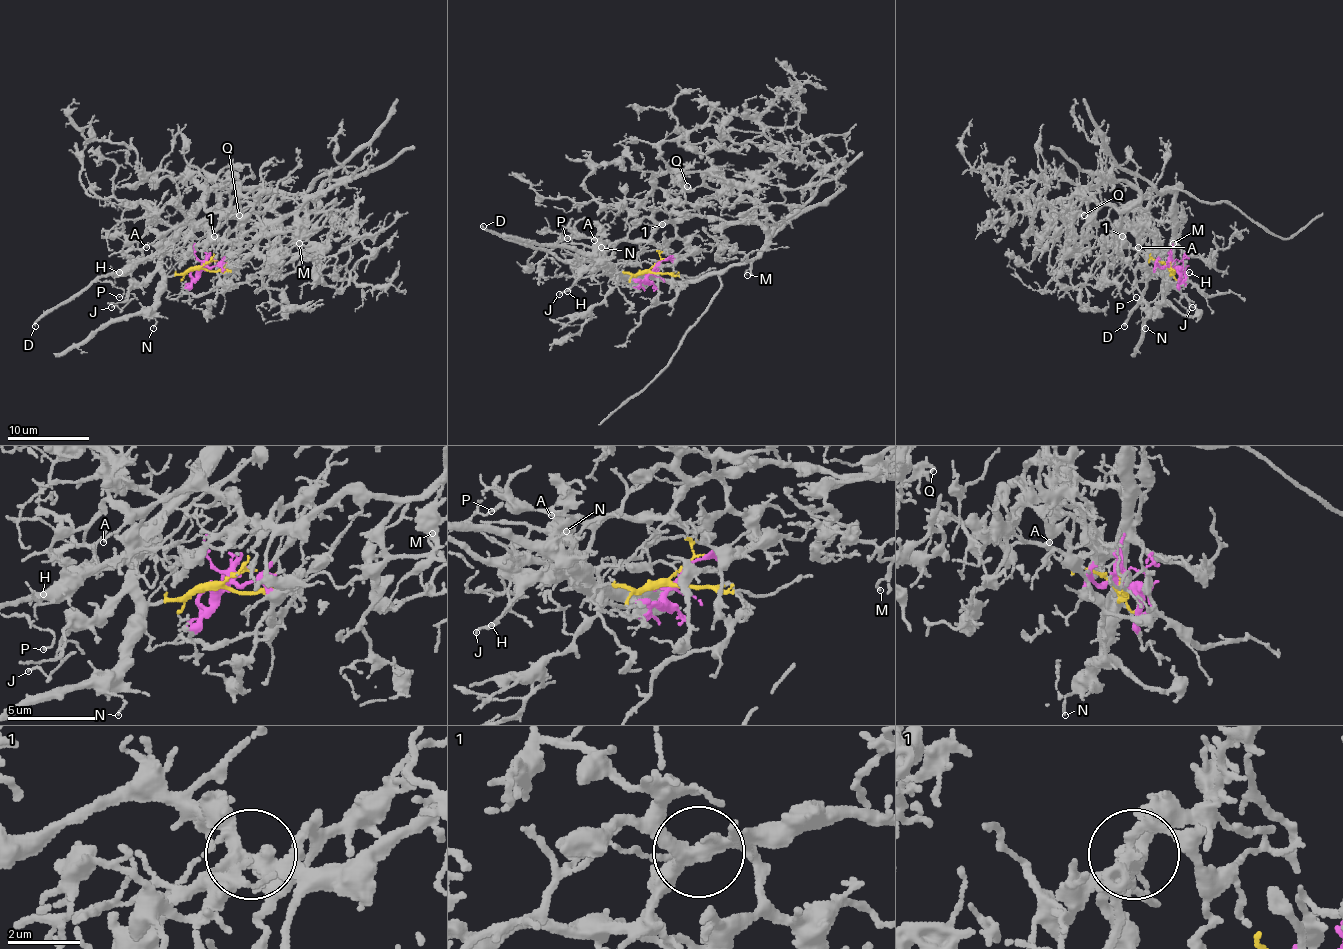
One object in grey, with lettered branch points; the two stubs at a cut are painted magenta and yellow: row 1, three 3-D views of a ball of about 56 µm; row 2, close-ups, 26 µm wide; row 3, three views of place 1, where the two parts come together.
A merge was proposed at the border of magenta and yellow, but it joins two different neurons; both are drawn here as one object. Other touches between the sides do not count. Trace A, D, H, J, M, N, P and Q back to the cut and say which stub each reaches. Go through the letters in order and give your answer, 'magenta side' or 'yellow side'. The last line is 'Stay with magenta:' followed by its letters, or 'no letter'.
A: magenta side
D: yellow side
H: yellow side
J: yellow side
M: magenta side
N: yellow side
P: yellow side
Q: magenta side
Stay with magenta: A, M, Q

